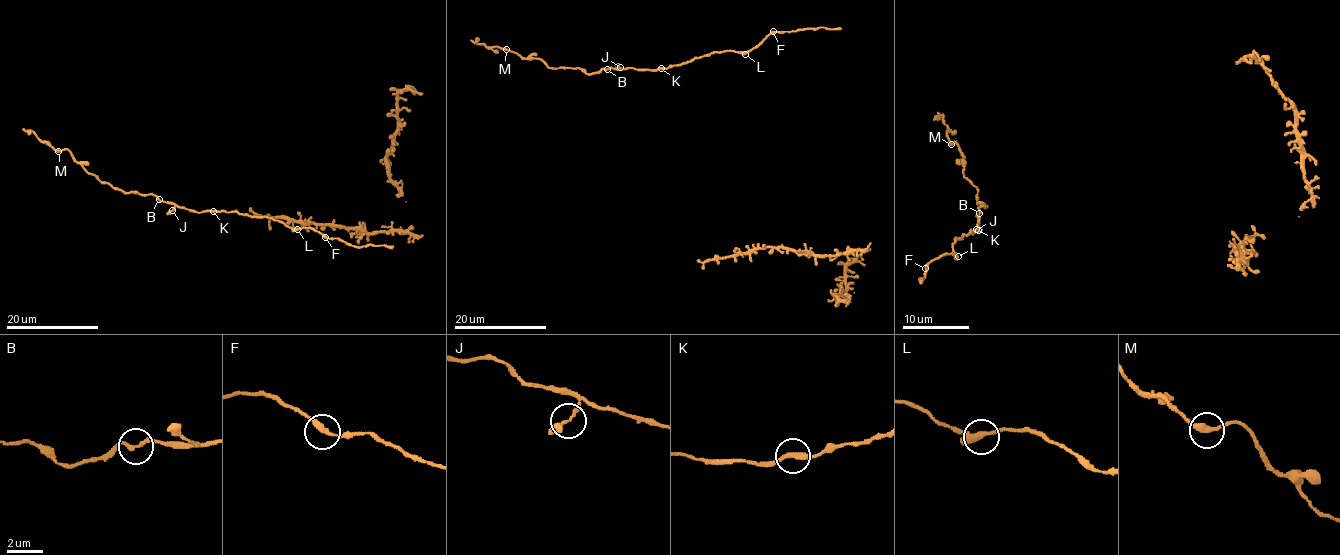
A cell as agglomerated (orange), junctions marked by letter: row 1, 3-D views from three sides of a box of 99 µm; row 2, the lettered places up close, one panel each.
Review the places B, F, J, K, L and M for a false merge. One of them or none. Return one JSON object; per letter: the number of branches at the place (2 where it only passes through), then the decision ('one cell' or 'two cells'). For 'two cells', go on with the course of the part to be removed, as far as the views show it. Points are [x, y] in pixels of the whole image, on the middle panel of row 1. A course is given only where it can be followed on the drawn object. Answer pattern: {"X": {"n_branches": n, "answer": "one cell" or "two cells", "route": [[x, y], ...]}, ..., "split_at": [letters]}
{"B": {"n_branches": 2, "answer": "one cell"}, "F": {"n_branches": 2, "answer": "one cell"}, "J": {"n_branches": 2, "answer": "one cell"}, "K": {"n_branches": 2, "answer": "one cell"}, "L": {"n_branches": 2, "answer": "one cell"}, "M": {"n_branches": 2, "answer": "one cell"}, "split_at": []}

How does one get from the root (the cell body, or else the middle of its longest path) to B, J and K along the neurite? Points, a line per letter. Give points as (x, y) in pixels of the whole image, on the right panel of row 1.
B: (958, 256), (953, 250), (955, 238), (961, 238), (974, 230), (979, 232), (979, 213)
J: (958, 256), (953, 250), (955, 238), (961, 238), (974, 230), (979, 232), (978, 222), (976, 230)
K: (958, 256), (953, 250), (955, 238), (978, 230)

